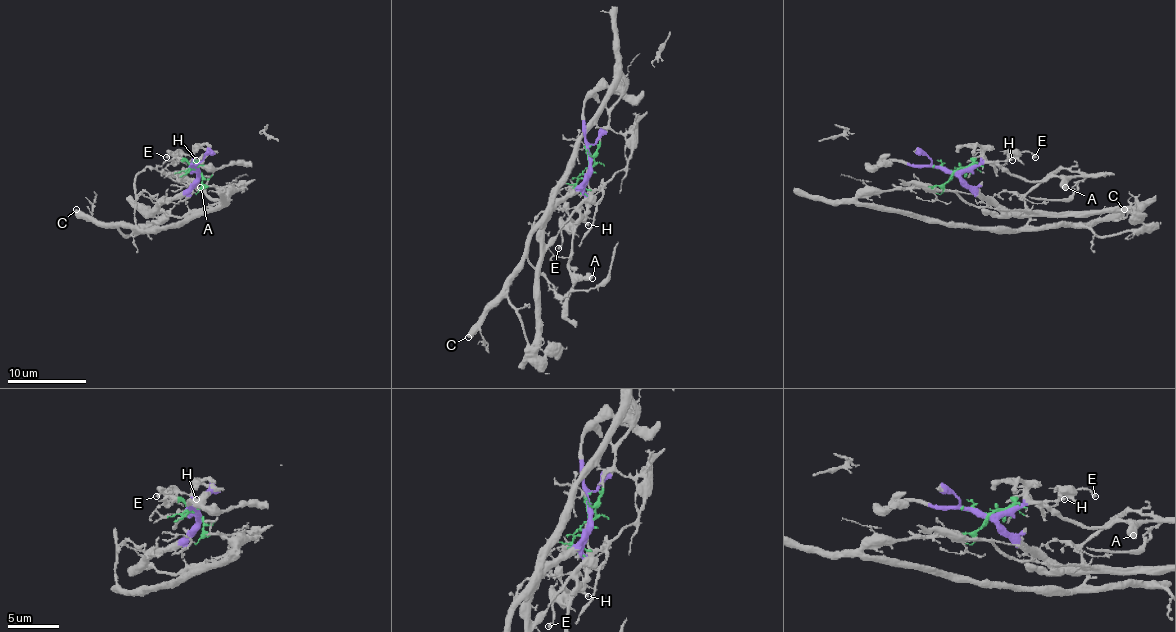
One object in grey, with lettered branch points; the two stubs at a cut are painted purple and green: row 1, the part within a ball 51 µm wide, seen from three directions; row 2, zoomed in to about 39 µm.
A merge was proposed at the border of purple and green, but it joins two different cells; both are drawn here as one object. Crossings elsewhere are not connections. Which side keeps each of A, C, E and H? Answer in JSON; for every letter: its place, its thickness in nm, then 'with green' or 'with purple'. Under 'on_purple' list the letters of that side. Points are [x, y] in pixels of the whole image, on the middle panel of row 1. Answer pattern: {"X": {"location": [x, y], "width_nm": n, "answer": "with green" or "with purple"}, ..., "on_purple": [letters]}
{"A": {"location": [592, 278], "width_nm": 500, "answer": "with purple"}, "C": {"location": [468, 337], "width_nm": 500, "answer": "with green"}, "E": {"location": [558, 248], "width_nm": 200, "answer": "with green"}, "H": {"location": [588, 225], "width_nm": 120, "answer": "with green"}, "on_purple": ["A"]}

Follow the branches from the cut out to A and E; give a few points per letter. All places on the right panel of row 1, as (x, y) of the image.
A: (947, 168), (967, 172), (981, 164), (996, 162), (1022, 178), (1042, 180), (1055, 176), (1065, 188)
E: (947, 168), (957, 170), (971, 166), (979, 156), (998, 162), (1030, 150), (1036, 156)

